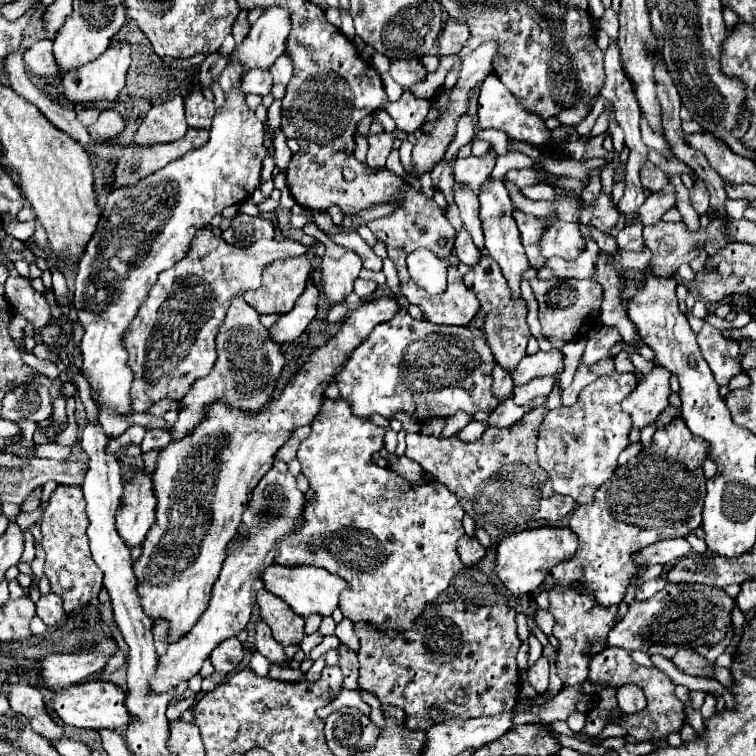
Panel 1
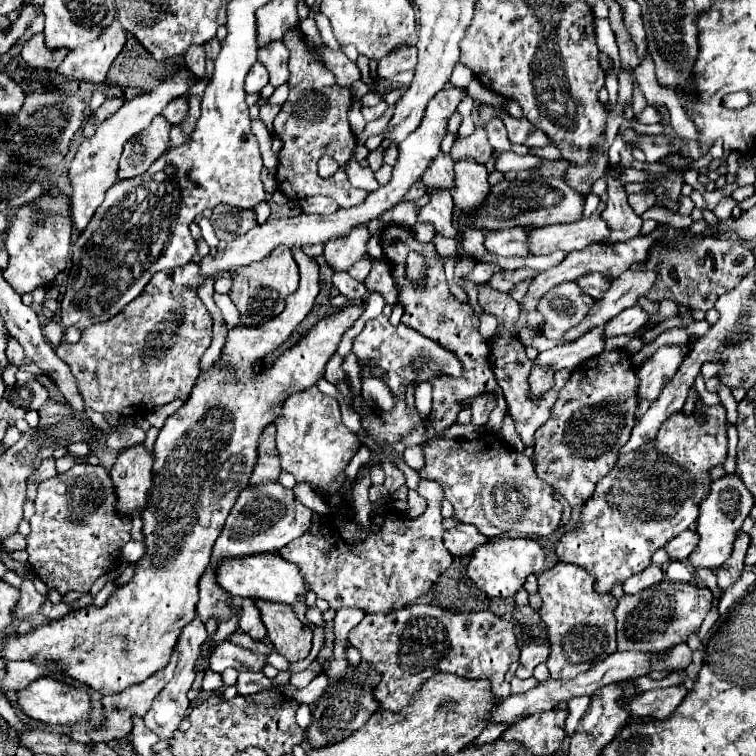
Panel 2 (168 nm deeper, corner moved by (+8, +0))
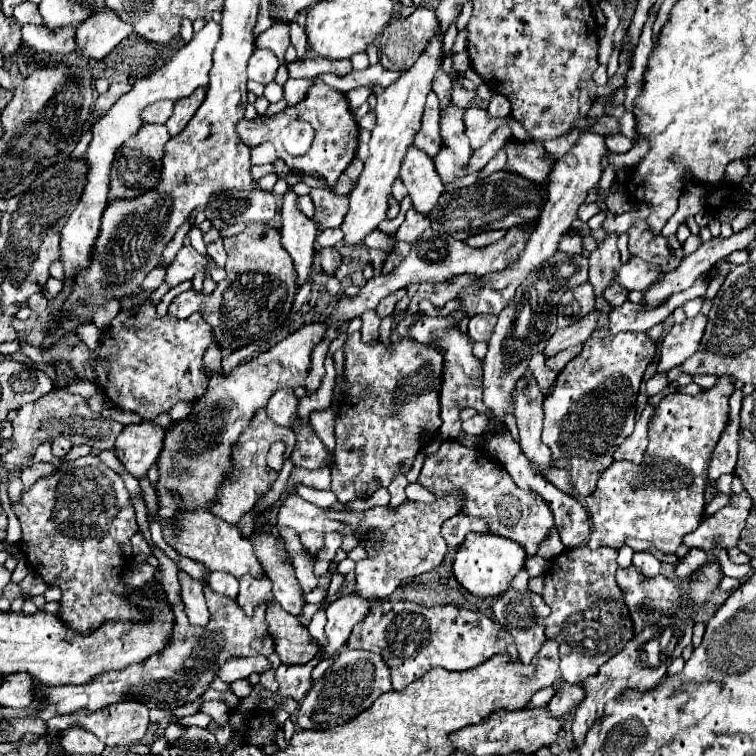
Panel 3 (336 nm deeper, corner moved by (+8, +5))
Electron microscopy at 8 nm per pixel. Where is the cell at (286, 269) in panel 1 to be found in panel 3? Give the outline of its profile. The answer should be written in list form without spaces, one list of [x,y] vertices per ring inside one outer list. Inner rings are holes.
[[[248,225],[240,235],[226,237],[224,247],[228,251],[226,273],[228,277],[218,283],[212,295],[198,295],[196,291],[180,293],[168,313],[172,317],[188,317],[200,311],[202,317],[212,325],[216,341],[222,345],[224,355],[268,337],[288,317],[294,295],[296,295],[296,269],[292,257],[284,253],[280,245],[280,233],[268,225]]]

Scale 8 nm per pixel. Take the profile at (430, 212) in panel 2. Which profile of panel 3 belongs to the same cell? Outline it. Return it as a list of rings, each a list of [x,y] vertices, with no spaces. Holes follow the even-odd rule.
[[[416,147],[408,149],[400,167],[400,177],[408,187],[414,209],[422,215],[428,215],[436,207],[440,195],[446,191],[434,169],[434,161]]]

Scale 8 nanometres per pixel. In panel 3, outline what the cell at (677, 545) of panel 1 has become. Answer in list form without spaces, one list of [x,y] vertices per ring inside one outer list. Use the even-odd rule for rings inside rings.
[[[742,491],[740,495],[732,493],[730,497],[732,497],[732,505],[722,507],[718,513],[710,517],[704,517],[700,527],[688,533],[688,537],[684,537],[682,543],[686,547],[702,547],[704,551],[708,551],[710,557],[718,559],[716,545],[722,545],[726,551],[738,545],[752,501],[746,491]]]

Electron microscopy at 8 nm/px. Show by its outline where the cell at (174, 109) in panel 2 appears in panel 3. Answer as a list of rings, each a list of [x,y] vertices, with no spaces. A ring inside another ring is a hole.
[[[174,101],[152,103],[142,111],[142,121],[144,123],[158,123],[158,125],[166,123],[168,117],[172,115],[172,109],[174,109]]]

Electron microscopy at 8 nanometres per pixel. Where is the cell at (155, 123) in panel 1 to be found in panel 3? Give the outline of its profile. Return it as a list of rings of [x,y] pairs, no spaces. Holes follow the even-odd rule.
[[[144,123],[136,135],[132,135],[124,145],[116,151],[116,159],[110,173],[110,199],[130,199],[138,193],[144,193],[146,189],[152,189],[158,181],[160,167],[162,167],[162,155],[164,145],[170,139],[166,125],[152,125]]]

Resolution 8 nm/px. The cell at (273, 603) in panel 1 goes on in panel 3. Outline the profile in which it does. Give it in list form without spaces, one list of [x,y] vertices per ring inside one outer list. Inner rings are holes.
[[[272,601],[266,609],[266,621],[274,639],[274,647],[282,663],[306,663],[318,651],[318,641],[298,623],[294,615],[284,611],[280,603]]]

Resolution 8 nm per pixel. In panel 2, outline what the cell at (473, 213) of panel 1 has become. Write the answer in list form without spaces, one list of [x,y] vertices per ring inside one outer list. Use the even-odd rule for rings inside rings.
[[[440,152],[438,158],[432,160],[432,166],[426,168],[426,172],[422,174],[422,182],[430,188],[442,188],[442,190],[450,190],[452,188],[452,176],[454,176],[454,170],[452,170],[454,162],[450,158],[450,154],[444,154]]]

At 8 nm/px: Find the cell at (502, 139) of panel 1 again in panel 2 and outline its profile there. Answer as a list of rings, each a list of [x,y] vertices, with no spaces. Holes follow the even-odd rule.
[[[504,152],[498,160],[496,160],[496,170],[500,172],[518,172],[518,170],[530,170],[538,164],[542,164],[544,160],[540,160],[538,156],[526,154],[526,156],[518,156],[514,152]]]

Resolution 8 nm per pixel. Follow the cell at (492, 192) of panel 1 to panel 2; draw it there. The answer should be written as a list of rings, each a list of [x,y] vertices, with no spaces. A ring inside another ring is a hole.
[[[472,158],[454,162],[454,186],[450,192],[458,208],[472,210],[476,202],[484,200],[484,194],[488,194],[488,190],[488,172],[482,164]]]

